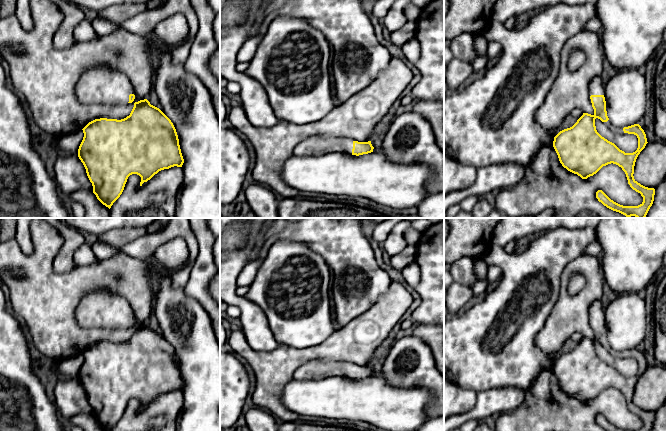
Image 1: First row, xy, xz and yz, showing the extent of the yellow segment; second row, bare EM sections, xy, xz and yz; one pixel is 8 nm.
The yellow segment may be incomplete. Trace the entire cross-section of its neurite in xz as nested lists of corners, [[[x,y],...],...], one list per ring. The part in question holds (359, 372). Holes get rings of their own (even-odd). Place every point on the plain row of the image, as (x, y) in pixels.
[[[315,361],[300,366],[294,373],[298,380],[322,379],[330,376],[341,376],[352,379],[363,379],[373,376],[371,365],[358,366],[343,361]]]

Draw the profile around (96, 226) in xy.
[[[63,218],[73,228],[95,236],[113,229],[127,227],[147,227],[156,218]]]

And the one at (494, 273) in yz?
[[[488,264],[487,278],[490,283],[499,280],[502,276],[502,270],[495,265]]]

